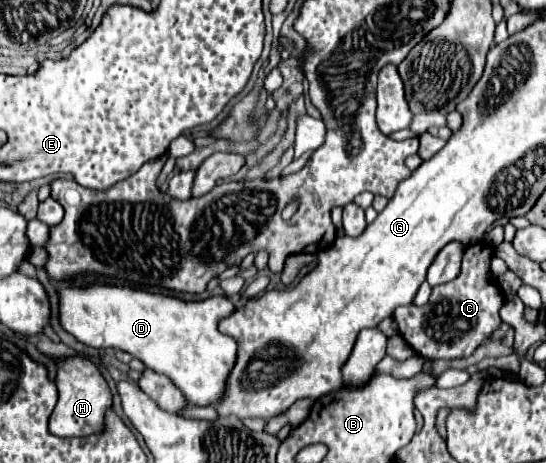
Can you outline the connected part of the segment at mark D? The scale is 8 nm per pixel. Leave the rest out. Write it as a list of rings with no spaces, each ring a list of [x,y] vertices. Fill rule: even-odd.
[[[99,281],[81,287],[63,285],[57,287],[57,295],[59,295],[61,327],[83,345],[95,349],[111,347],[131,353],[133,357],[143,361],[145,367],[167,375],[181,389],[185,399],[193,405],[213,405],[221,399],[223,385],[227,381],[231,365],[235,365],[235,355],[237,355],[237,343],[231,337],[217,331],[219,319],[225,319],[235,311],[229,297],[213,295],[203,301],[183,301],[175,295],[151,293],[151,291],[141,291],[113,283],[99,283]]]

